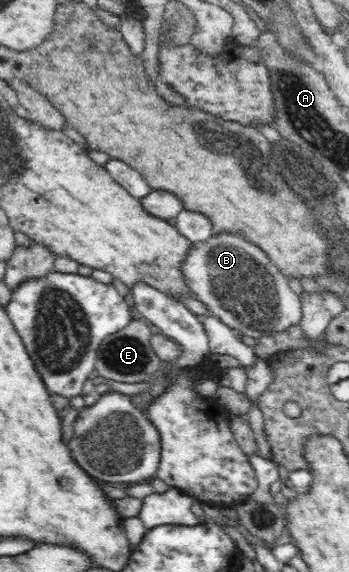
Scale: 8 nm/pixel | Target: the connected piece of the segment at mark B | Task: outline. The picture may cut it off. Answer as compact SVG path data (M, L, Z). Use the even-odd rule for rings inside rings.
M230 232L211 236L205 242L193 244L182 267L190 288L196 292L195 297L211 314L243 335L267 339L275 332L300 324L299 296L291 290L281 269L271 264L265 252L249 244L249 240L232 236Z

